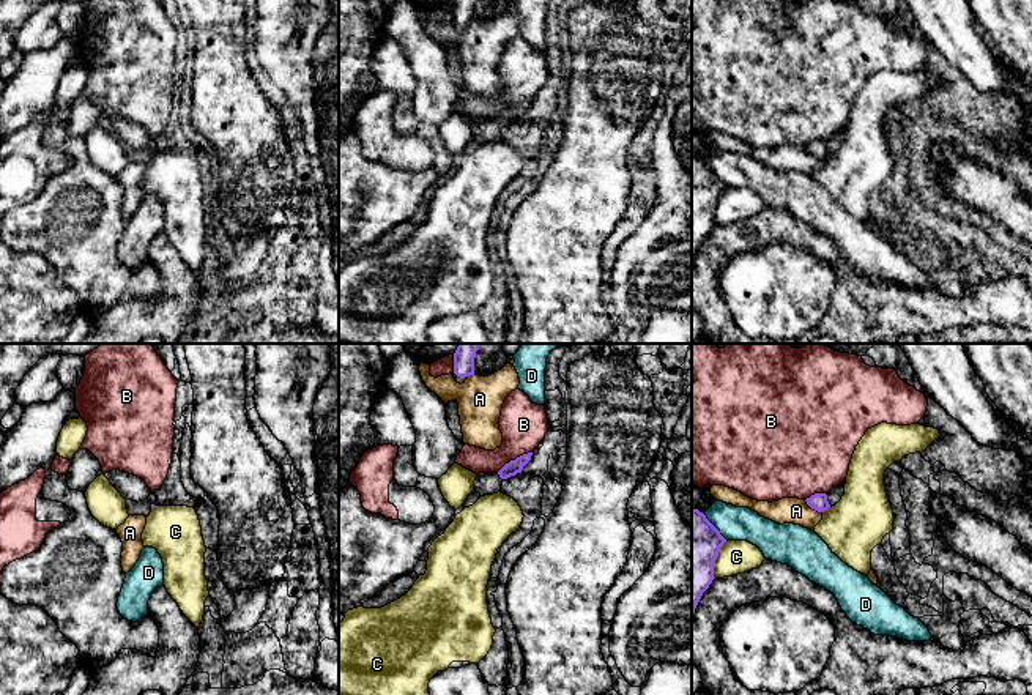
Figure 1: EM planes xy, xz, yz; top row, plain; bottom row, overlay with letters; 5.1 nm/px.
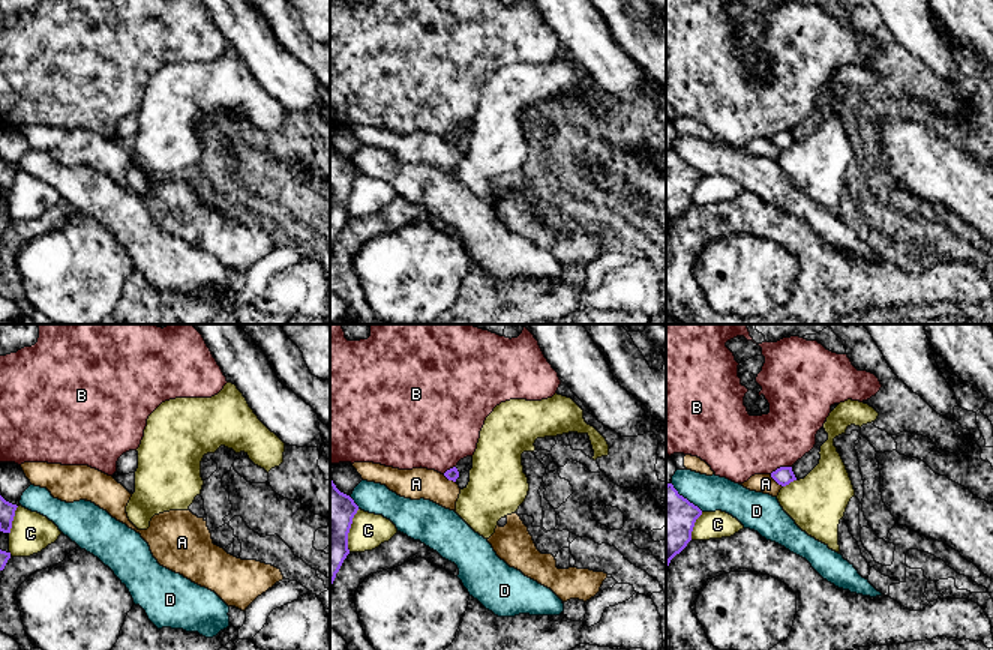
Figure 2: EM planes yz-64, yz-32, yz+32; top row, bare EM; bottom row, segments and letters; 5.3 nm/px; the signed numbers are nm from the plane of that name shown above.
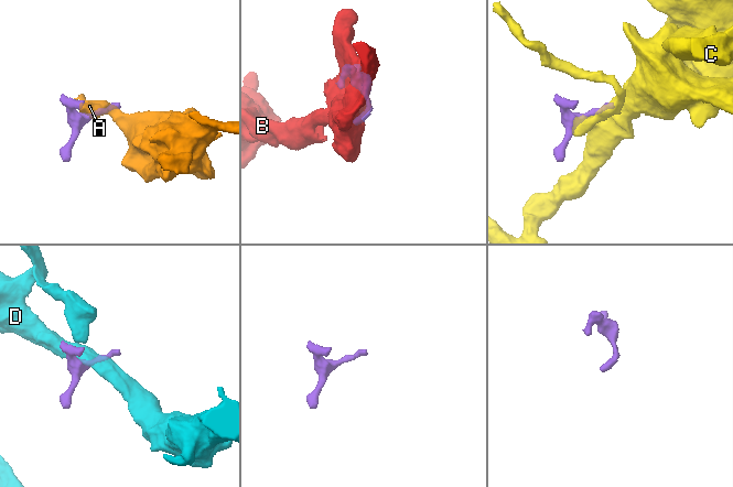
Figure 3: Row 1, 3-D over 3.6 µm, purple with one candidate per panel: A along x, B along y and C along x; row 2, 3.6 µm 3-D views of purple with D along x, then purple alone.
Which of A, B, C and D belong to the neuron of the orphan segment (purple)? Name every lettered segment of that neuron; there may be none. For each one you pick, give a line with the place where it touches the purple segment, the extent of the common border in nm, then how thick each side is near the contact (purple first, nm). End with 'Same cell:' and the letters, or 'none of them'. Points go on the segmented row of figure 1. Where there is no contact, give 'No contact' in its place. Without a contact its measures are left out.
Same cell: none of them

